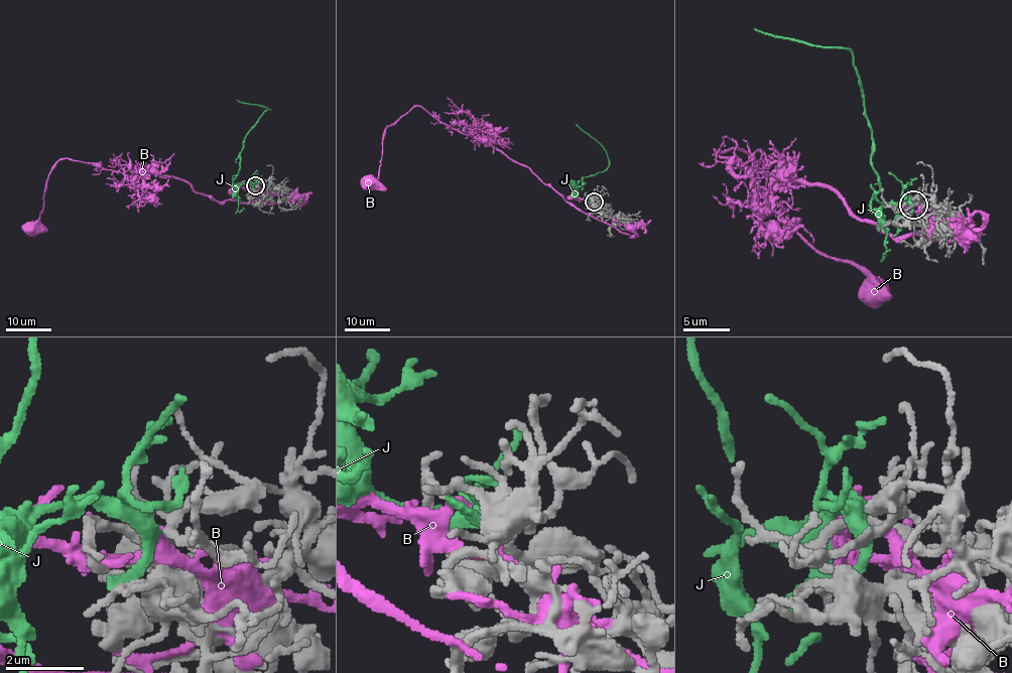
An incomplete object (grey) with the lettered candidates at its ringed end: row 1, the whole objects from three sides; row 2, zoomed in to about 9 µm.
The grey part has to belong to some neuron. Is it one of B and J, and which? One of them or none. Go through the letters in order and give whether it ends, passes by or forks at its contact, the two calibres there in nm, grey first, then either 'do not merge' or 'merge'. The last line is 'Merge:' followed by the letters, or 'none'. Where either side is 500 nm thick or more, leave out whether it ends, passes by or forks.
B: it passes by; 240 nm thick on the grey side, 280 nm on the other; do not merge
J: it passes by; 240 nm thick on the grey side, 320 nm on the other; merge
Merge: J

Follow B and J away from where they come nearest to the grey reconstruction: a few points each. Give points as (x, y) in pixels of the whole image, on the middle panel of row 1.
B: (594, 203), (634, 234), (579, 211), (526, 166), (420, 106), (387, 127), (379, 175), (362, 184)
J: (594, 202), (582, 199), (571, 181), (576, 184), (603, 172), (607, 167), (608, 157), (606, 150), (576, 124)

